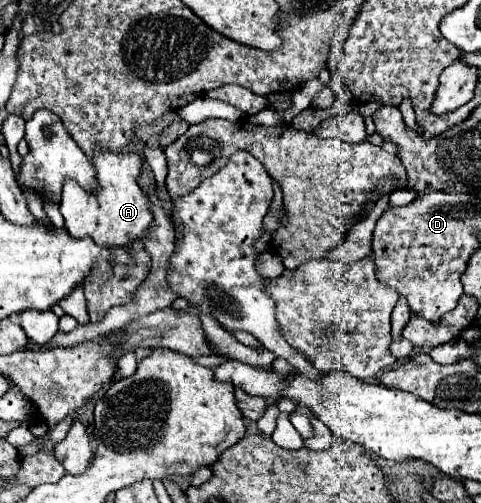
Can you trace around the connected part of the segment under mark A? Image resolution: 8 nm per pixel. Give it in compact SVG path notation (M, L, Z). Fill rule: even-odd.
M97 151L91 161L97 169L101 189L95 195L89 195L75 181L65 183L59 205L61 215L65 217L65 229L71 237L91 237L101 247L125 247L141 241L153 223L149 199L137 185L141 157L135 153Z

